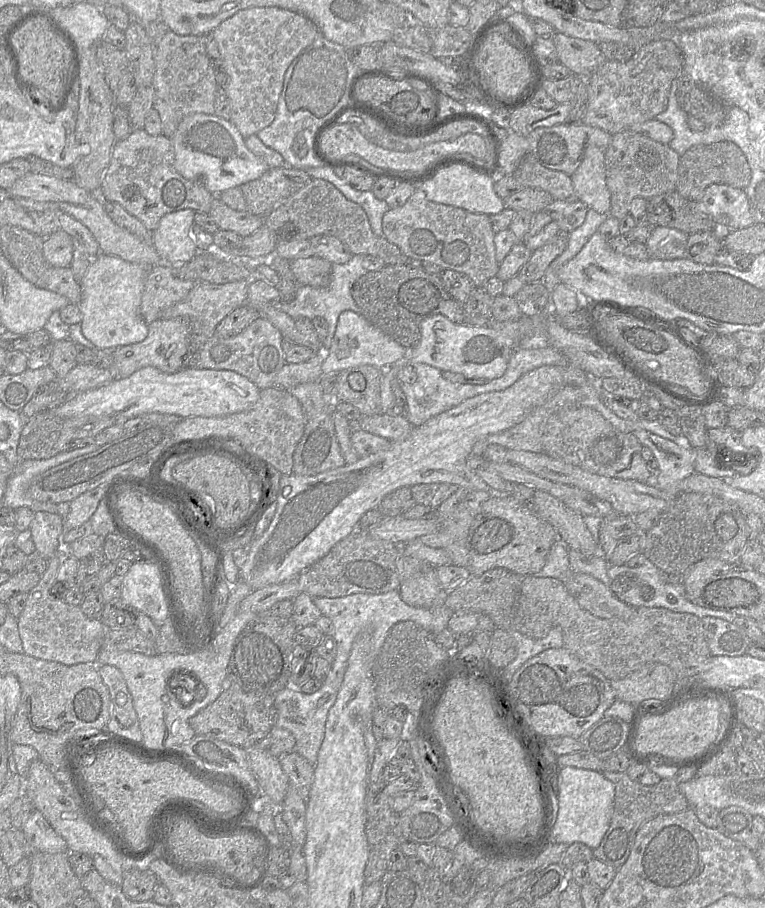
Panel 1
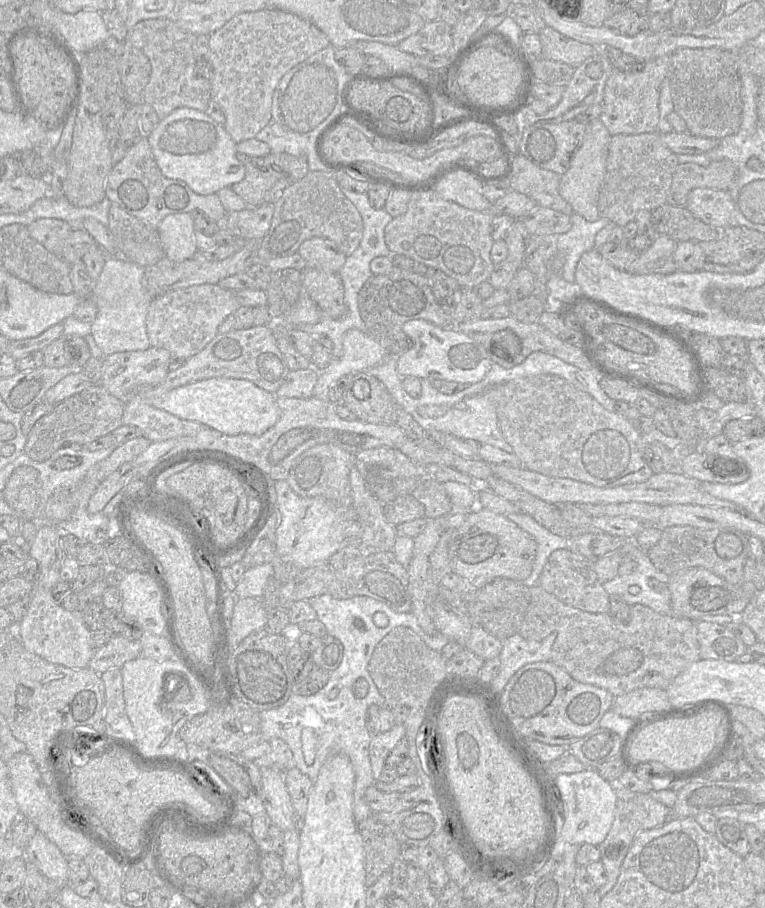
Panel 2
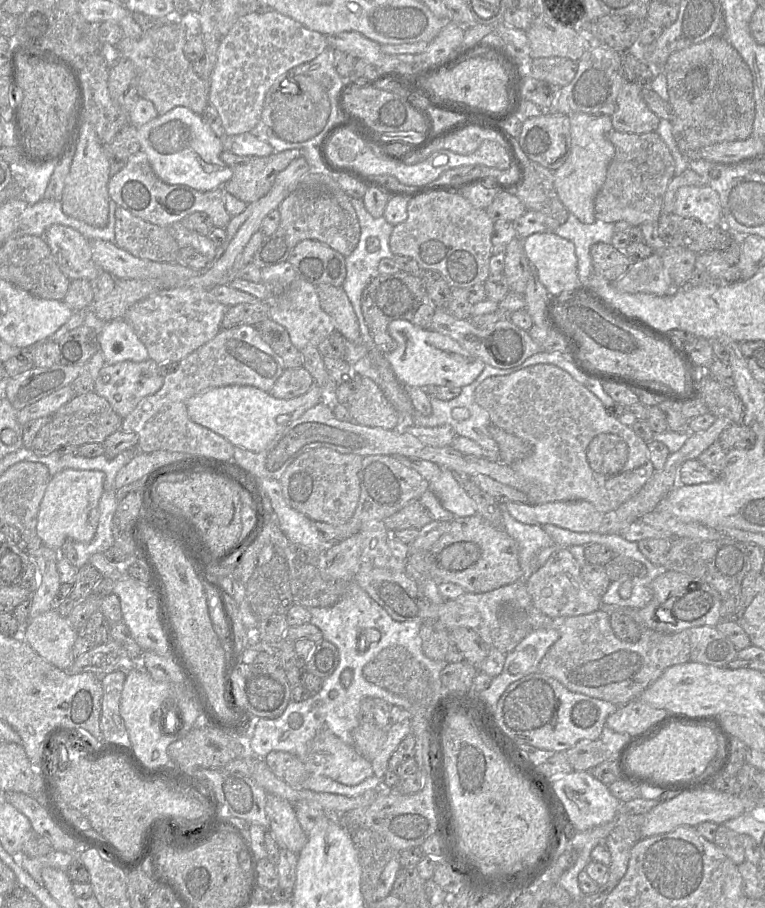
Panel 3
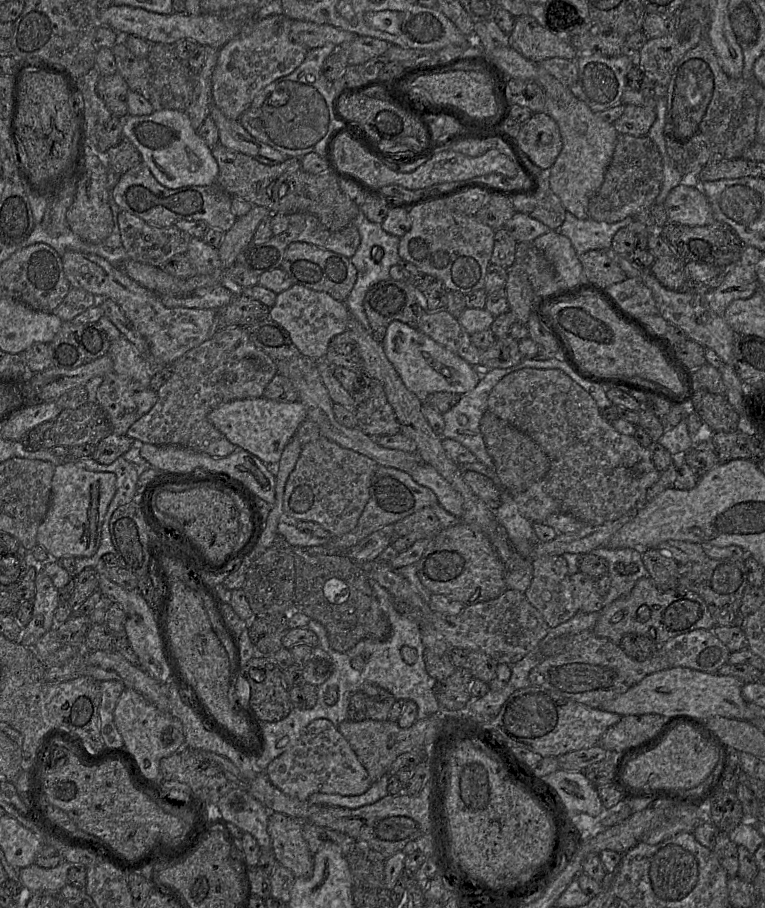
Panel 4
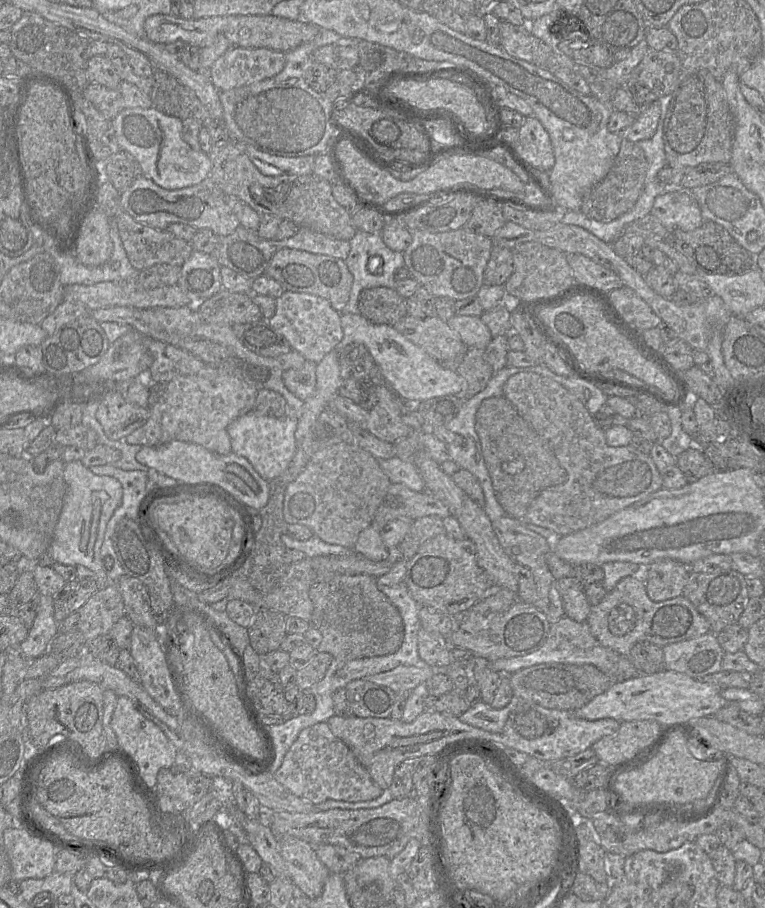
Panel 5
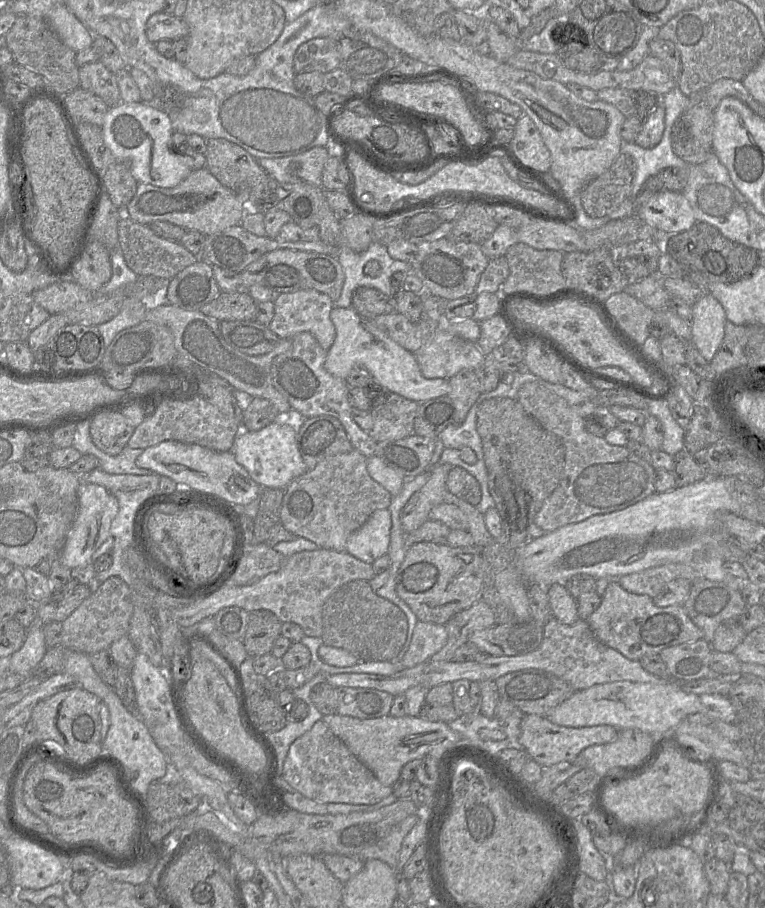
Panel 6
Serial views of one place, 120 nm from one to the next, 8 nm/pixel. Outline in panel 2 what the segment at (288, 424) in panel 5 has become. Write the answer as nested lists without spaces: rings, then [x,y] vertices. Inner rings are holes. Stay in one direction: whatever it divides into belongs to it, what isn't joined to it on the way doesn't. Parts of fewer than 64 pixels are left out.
[[[355,328],[348,330],[343,337],[341,356],[334,357],[325,369],[319,371],[313,397],[327,399],[329,388],[343,375],[365,371],[388,356],[387,350],[369,334]],[[210,378],[174,388],[163,394],[153,393],[154,387],[136,390],[148,404],[181,419],[196,421],[227,435],[261,435],[280,417],[276,395],[251,381],[236,378]]]

